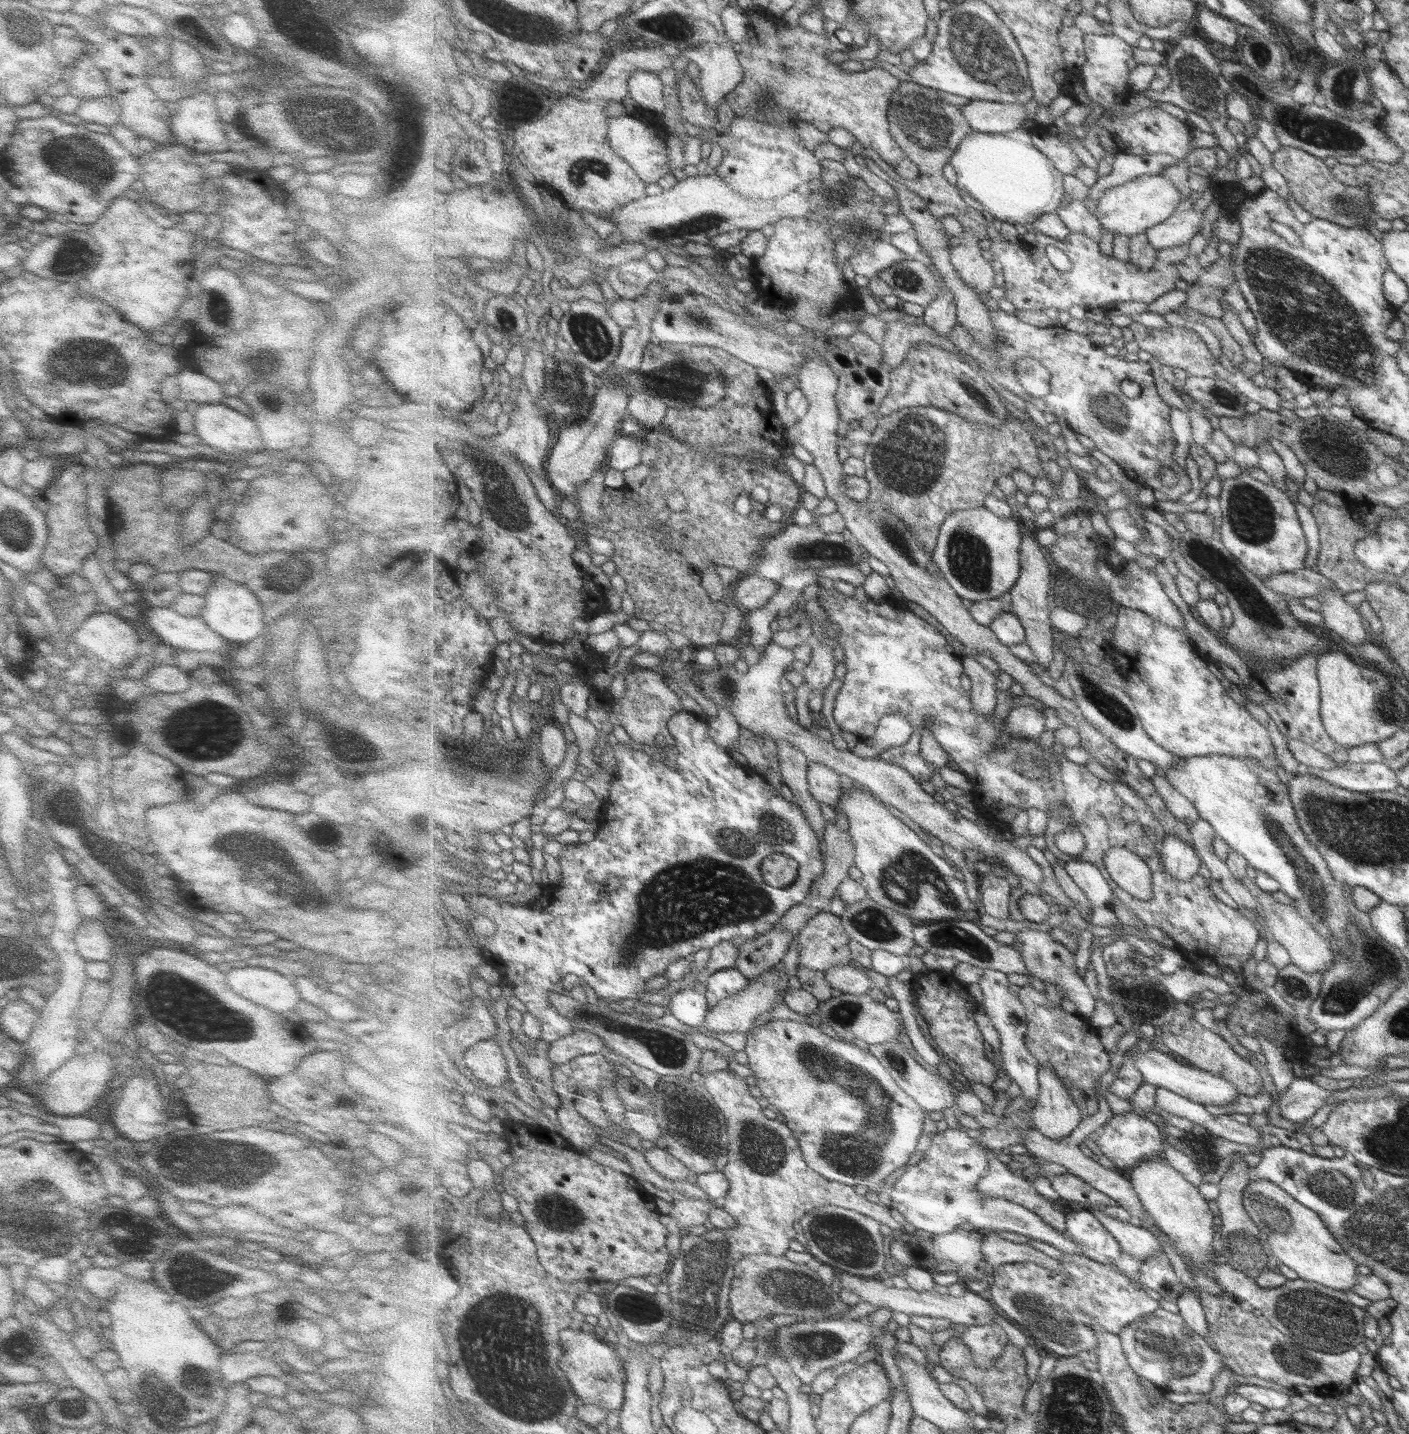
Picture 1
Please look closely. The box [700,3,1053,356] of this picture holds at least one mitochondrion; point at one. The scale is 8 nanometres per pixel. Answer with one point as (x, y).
(977, 46)

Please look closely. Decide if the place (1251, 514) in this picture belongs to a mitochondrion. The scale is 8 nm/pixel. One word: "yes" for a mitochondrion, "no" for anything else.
yes

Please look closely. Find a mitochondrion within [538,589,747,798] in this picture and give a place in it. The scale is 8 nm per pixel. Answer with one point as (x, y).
(728, 689)

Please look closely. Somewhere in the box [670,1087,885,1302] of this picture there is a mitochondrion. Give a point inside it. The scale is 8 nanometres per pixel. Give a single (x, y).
(838, 1236)

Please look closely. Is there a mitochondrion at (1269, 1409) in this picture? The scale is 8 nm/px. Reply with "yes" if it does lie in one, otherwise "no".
no

